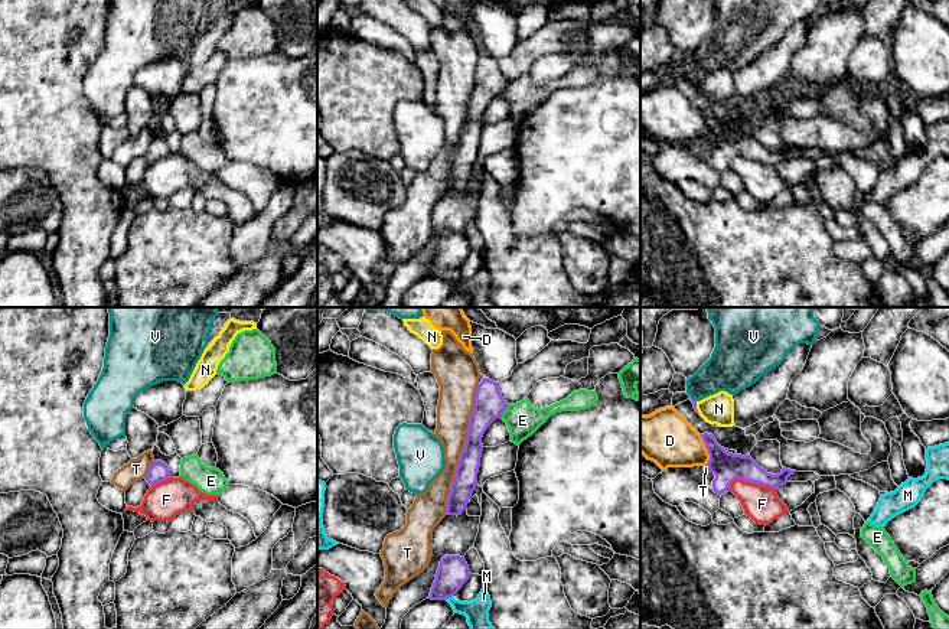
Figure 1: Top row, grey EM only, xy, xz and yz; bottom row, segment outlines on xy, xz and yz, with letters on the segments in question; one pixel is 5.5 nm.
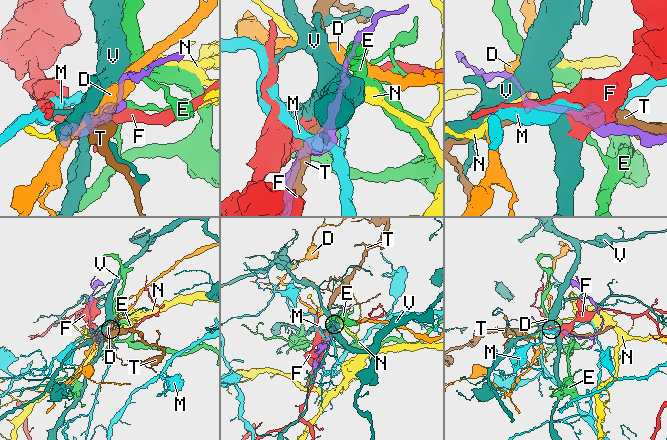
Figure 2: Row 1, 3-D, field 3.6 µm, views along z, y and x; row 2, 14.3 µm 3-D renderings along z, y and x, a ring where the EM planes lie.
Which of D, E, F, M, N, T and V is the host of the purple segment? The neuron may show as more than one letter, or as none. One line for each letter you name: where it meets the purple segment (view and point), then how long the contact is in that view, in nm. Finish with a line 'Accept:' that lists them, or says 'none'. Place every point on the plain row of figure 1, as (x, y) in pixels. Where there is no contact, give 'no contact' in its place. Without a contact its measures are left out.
Accept: none

